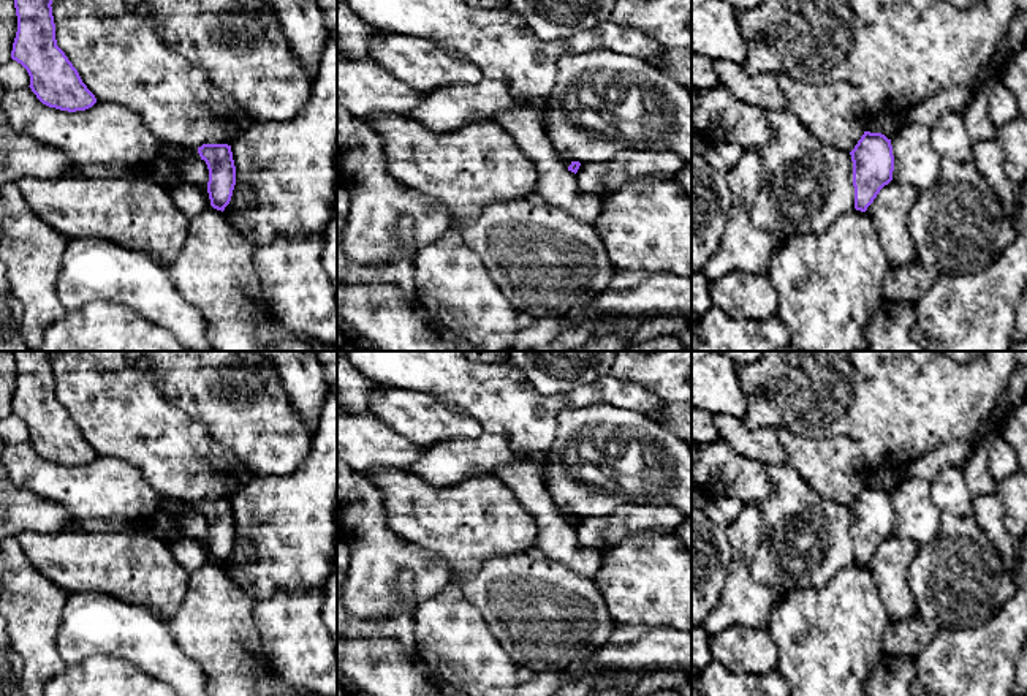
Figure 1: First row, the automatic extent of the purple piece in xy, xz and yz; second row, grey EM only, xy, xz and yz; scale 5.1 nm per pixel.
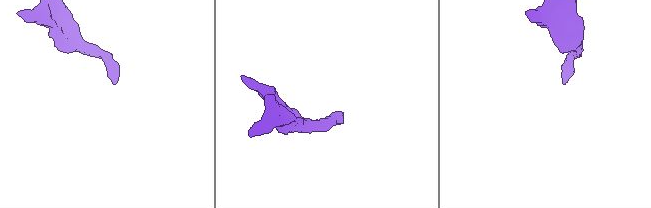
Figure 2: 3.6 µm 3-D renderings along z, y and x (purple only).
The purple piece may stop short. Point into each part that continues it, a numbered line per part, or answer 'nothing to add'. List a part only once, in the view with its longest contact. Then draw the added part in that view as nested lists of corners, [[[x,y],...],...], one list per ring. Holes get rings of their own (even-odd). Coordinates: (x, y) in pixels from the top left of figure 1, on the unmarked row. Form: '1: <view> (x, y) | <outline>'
nothing to add

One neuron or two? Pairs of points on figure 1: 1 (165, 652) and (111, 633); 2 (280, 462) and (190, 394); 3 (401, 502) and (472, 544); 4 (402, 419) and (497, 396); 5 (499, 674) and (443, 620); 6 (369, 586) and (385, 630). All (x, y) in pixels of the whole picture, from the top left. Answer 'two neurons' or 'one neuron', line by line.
1: one neuron
2: one neuron
3: one neuron
4: two neurons
5: one neuron
6: two neurons

